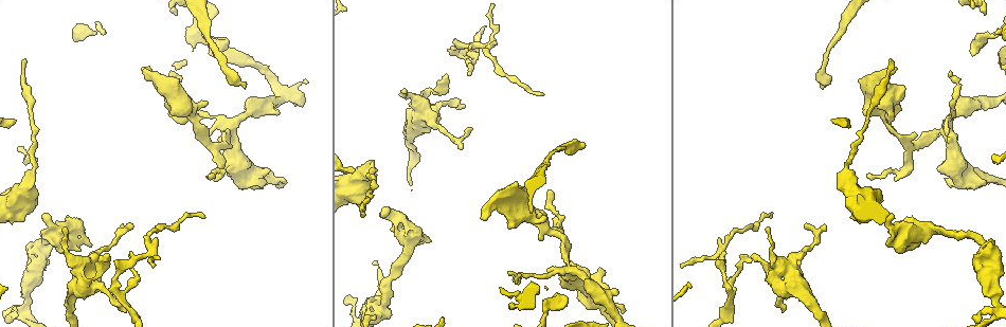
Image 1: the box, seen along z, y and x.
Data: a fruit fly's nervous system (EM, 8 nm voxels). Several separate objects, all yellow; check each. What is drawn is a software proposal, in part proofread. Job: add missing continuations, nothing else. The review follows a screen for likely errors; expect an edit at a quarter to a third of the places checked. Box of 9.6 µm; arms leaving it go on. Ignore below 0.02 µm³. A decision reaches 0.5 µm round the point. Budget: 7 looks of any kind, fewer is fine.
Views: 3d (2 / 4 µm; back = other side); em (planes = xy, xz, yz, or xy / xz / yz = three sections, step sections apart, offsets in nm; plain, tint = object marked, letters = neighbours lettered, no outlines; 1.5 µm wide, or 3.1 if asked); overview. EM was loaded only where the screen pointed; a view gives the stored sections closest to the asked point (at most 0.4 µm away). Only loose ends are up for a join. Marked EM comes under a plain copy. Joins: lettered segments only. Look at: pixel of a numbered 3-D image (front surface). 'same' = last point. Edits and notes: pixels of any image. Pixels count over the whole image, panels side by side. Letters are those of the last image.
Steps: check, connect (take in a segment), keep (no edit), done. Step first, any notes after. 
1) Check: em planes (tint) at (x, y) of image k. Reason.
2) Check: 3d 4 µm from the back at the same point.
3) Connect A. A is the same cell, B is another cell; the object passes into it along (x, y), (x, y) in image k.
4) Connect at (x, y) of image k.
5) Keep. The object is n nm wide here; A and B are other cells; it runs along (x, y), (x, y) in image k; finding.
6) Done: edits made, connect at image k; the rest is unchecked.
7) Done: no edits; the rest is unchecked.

Check: em planes (letters) at (772, 217) of image 1. Thin end.

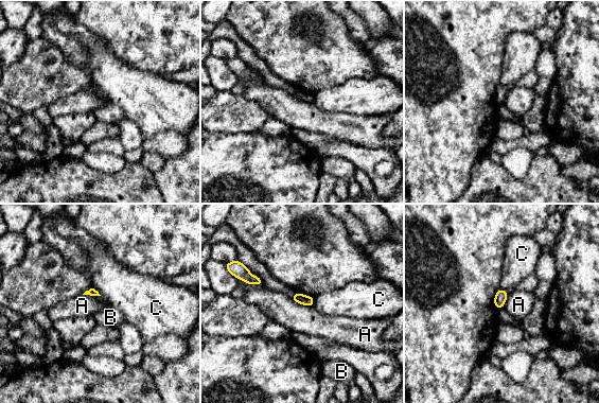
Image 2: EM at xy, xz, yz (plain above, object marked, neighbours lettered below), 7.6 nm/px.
Keep. A, B and C are other cells; a border runs along (238, 278), (248, 283), (263, 284) in image 2; none of them fits.

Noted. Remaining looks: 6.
Check: 3d 2 µm at (132, 225) of image 1. Tapers out.

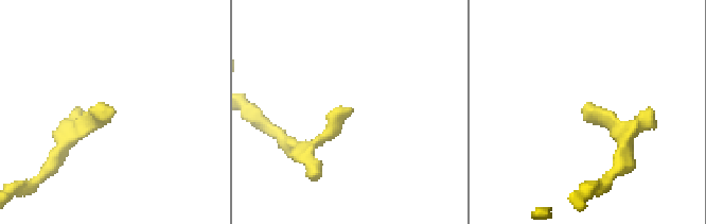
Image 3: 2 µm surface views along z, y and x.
Check: em xz step 4 (tint) at (347, 111) of image 3.

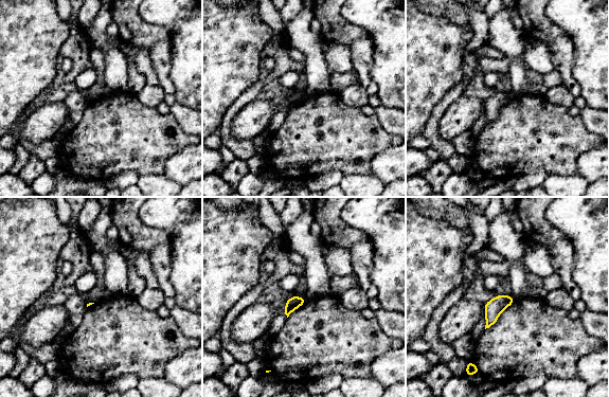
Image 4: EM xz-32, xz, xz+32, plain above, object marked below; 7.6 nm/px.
Check: em xz step 4 (letters) at the same point. See the neighbours.

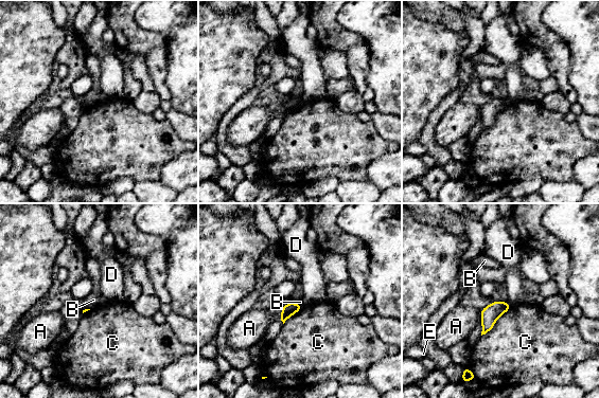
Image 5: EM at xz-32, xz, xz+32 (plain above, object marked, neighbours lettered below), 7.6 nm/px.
Keep. A, B, C, D and E are other cells; none of them fits.

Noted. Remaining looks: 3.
Check: 3d 2 µm at (823, 88) of image 1. Thin end.

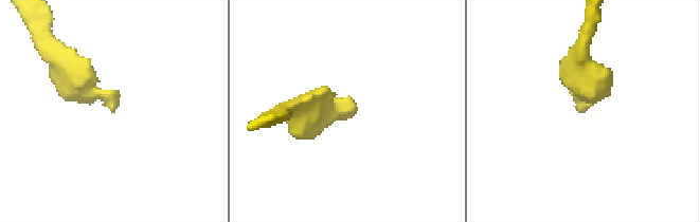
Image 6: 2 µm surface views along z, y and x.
Check: em planes (letters) at (587, 109) of image 6. Need the tissue.

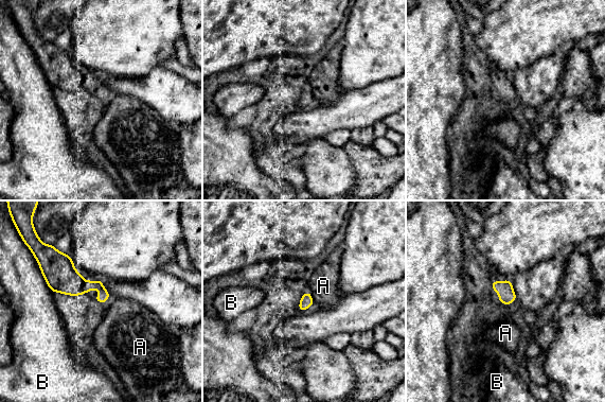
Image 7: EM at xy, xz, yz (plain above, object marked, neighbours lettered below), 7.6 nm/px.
Keep. A and B are other cells; a border runs along (307, 290), (314, 301) in image 7; no lettered segment goes on from it.

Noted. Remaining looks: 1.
Done: no edits; the rest is unchecked.

